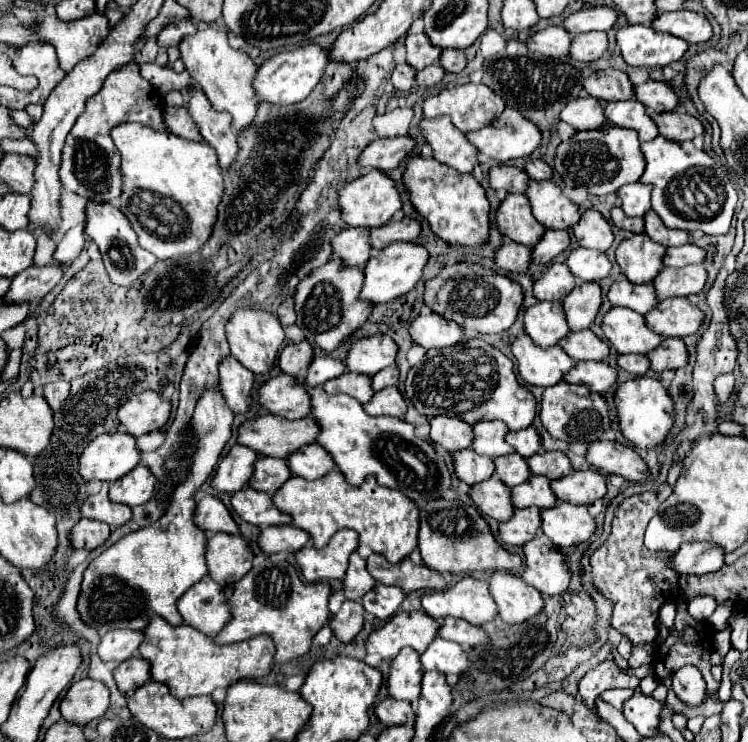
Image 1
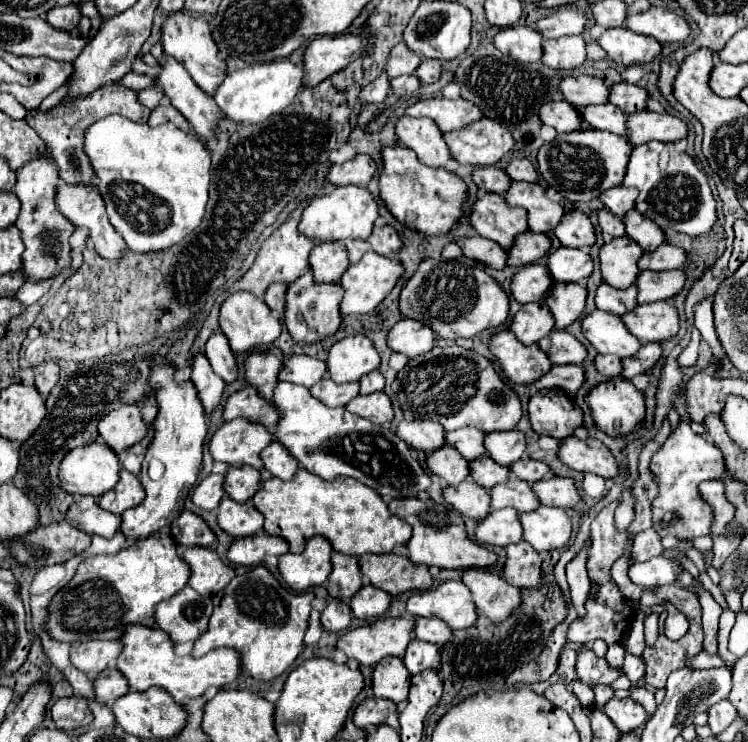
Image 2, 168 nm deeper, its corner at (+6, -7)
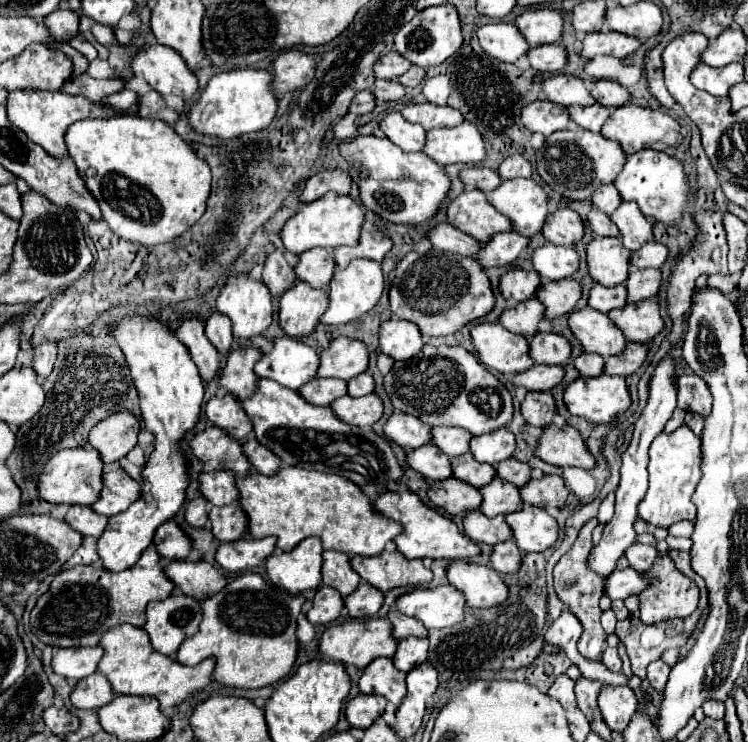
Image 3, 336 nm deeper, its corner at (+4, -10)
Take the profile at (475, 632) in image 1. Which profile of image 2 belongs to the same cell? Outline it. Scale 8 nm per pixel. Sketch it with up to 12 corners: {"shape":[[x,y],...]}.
{"shape":[[414,618],[414,636],[444,646],[452,632],[444,622]]}

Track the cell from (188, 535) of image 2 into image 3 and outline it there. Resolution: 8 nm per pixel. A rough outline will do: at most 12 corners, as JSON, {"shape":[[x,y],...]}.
{"shape":[[166,521],[154,535],[154,545],[164,559],[186,559],[192,539]]}

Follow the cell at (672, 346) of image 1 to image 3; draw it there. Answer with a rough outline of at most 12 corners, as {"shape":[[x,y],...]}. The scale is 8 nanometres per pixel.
{"shape":[[628,343],[606,359],[606,375],[634,375],[646,361],[648,343]]}

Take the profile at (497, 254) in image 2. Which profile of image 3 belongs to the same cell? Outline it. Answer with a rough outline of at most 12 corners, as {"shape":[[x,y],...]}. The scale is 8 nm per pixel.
{"shape":[[438,225],[428,235],[440,251],[478,255],[480,241],[452,225]]}

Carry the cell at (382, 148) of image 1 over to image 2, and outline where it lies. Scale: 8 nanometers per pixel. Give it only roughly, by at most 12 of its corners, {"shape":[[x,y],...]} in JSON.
{"shape":[[370,156],[334,164],[326,174],[332,186],[368,186],[376,172]]}

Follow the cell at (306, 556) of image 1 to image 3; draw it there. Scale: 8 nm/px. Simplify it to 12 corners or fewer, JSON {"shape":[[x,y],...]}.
{"shape":[[304,539],[266,561],[270,581],[292,595],[322,583],[322,541]]}

